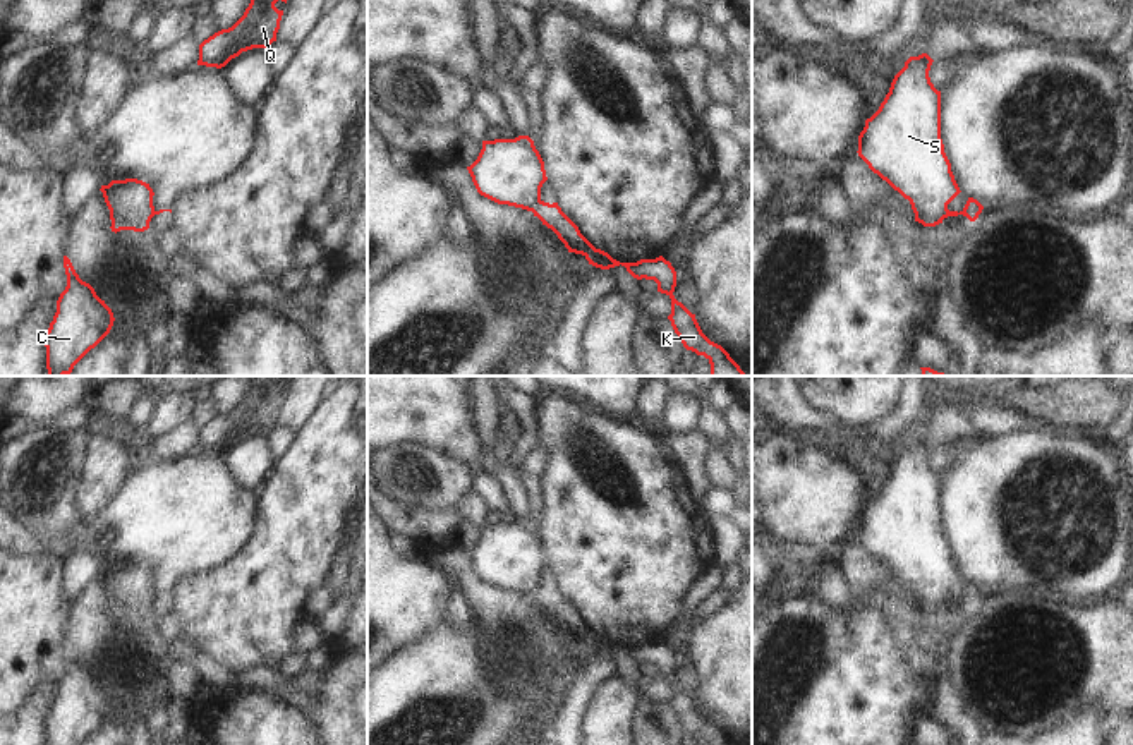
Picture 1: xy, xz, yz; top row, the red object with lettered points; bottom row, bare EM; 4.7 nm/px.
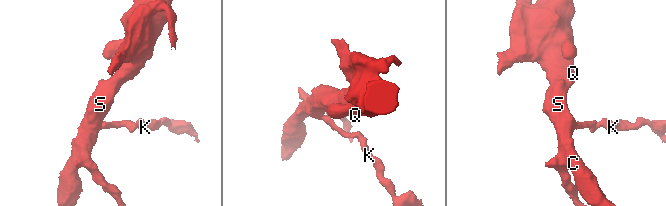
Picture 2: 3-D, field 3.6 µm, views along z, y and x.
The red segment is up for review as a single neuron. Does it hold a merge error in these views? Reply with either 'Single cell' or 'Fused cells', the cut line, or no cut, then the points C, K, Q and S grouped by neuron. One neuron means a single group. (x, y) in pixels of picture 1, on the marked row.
Fused cells. Split along xz (539, 199), (533, 211). Groups: C Q S / K.

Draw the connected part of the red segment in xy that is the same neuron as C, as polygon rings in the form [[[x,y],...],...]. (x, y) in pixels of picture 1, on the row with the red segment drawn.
[[[64,256],[67,287],[57,300],[57,312],[46,331],[48,376],[70,376],[74,366],[112,330],[113,312],[94,288],[82,282]]]

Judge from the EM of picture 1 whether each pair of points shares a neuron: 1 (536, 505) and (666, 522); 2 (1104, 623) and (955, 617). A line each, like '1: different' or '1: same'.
1: different
2: different

